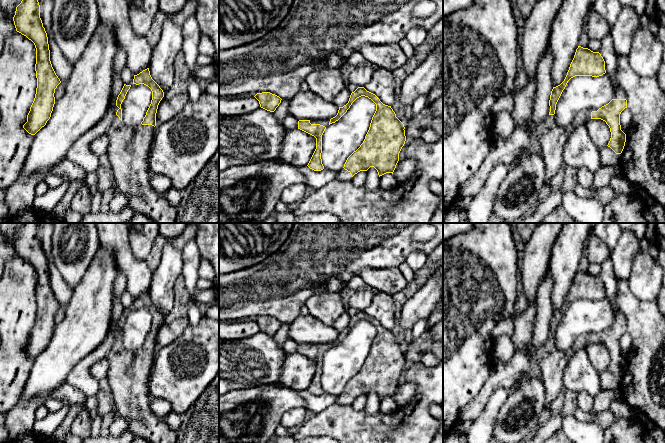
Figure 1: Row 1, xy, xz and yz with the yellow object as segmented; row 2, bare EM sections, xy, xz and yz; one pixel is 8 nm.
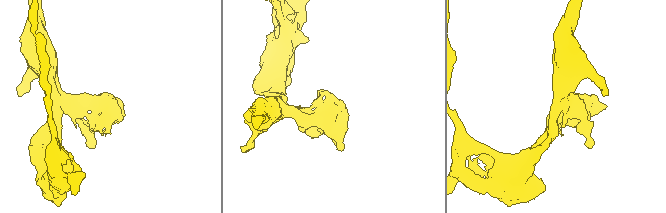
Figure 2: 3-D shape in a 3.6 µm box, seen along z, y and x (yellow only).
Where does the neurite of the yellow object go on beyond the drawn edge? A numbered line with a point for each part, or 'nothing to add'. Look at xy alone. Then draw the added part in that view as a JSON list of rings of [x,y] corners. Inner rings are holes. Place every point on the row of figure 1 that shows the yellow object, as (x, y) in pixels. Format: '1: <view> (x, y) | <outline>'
1: xy (128, 147) | [[[116,115],[108,128],[107,155],[117,190],[127,196],[135,213],[148,216],[154,223],[176,223],[177,209],[150,185],[148,166],[154,126],[126,126]]]

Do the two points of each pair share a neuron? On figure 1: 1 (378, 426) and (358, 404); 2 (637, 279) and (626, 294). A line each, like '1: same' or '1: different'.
1: different
2: different

